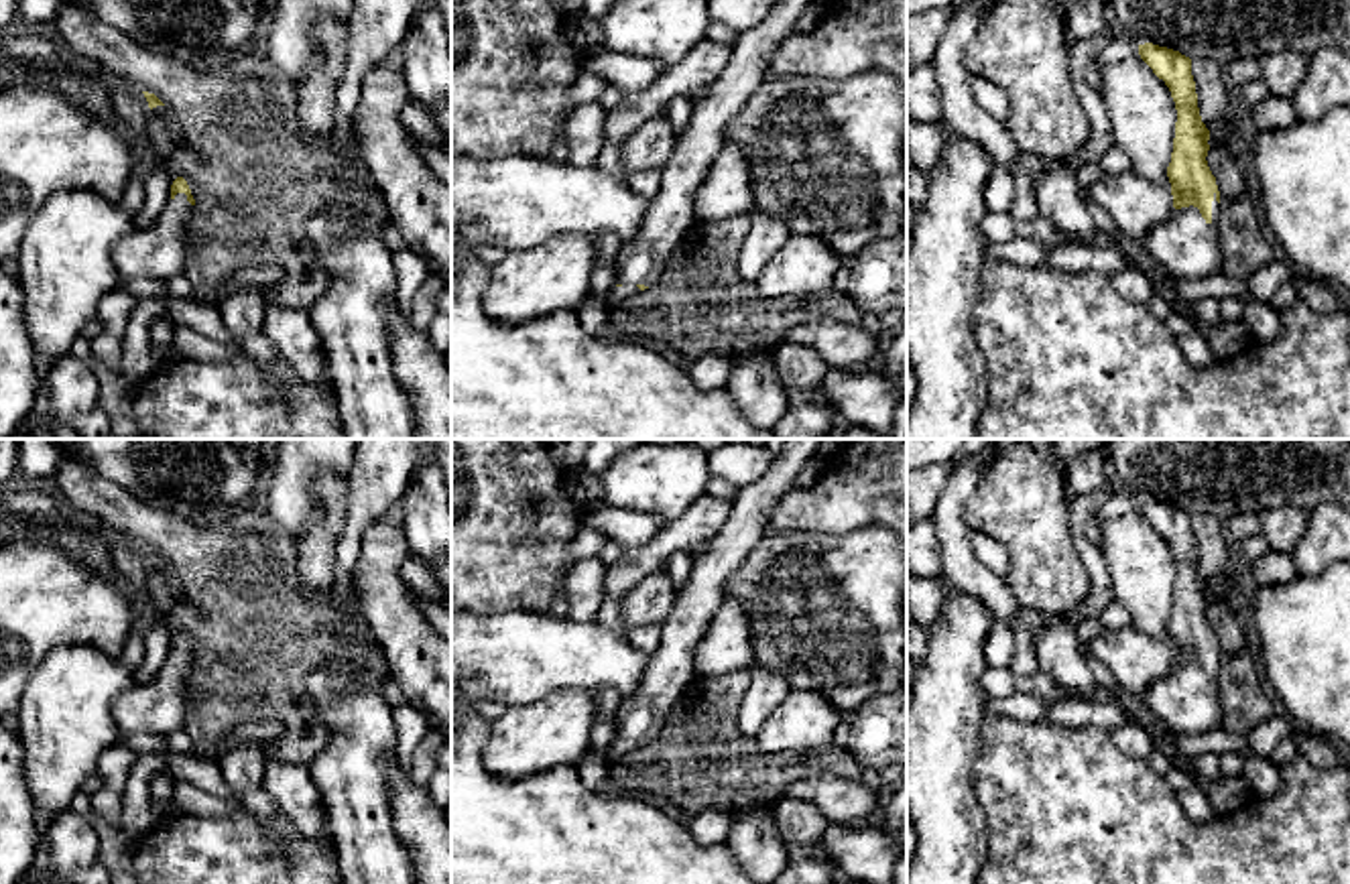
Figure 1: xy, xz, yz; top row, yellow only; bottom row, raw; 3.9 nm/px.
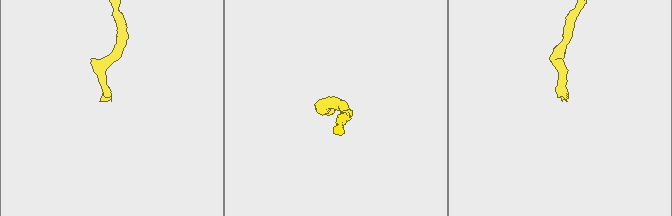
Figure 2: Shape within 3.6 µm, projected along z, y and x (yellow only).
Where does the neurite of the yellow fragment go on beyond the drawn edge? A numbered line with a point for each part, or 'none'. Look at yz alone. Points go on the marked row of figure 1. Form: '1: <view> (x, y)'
1: yz (1184, 244)

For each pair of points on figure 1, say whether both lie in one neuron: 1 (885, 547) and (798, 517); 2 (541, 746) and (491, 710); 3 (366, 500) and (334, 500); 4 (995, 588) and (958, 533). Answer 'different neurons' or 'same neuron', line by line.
1: different neurons
2: different neurons
3: different neurons
4: same neuron

